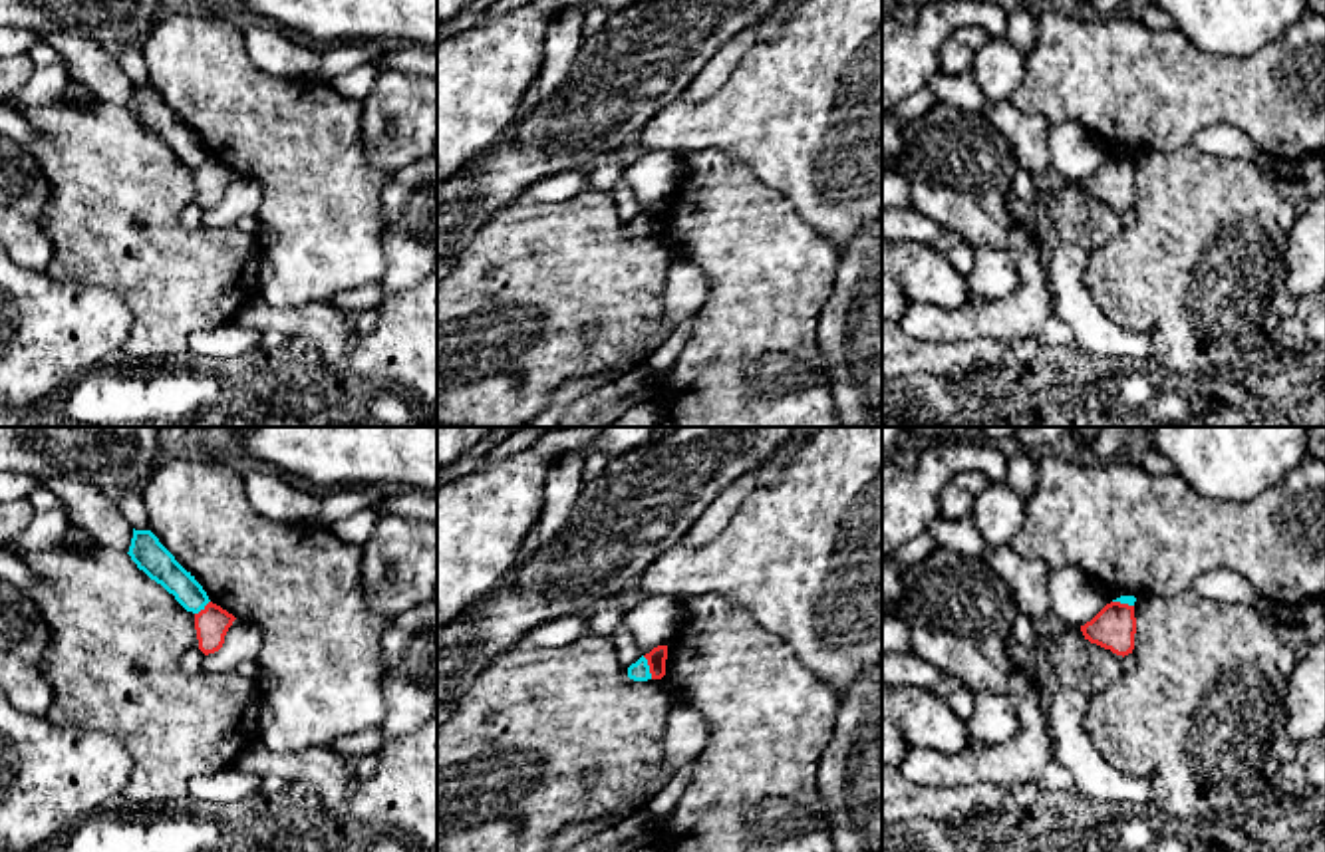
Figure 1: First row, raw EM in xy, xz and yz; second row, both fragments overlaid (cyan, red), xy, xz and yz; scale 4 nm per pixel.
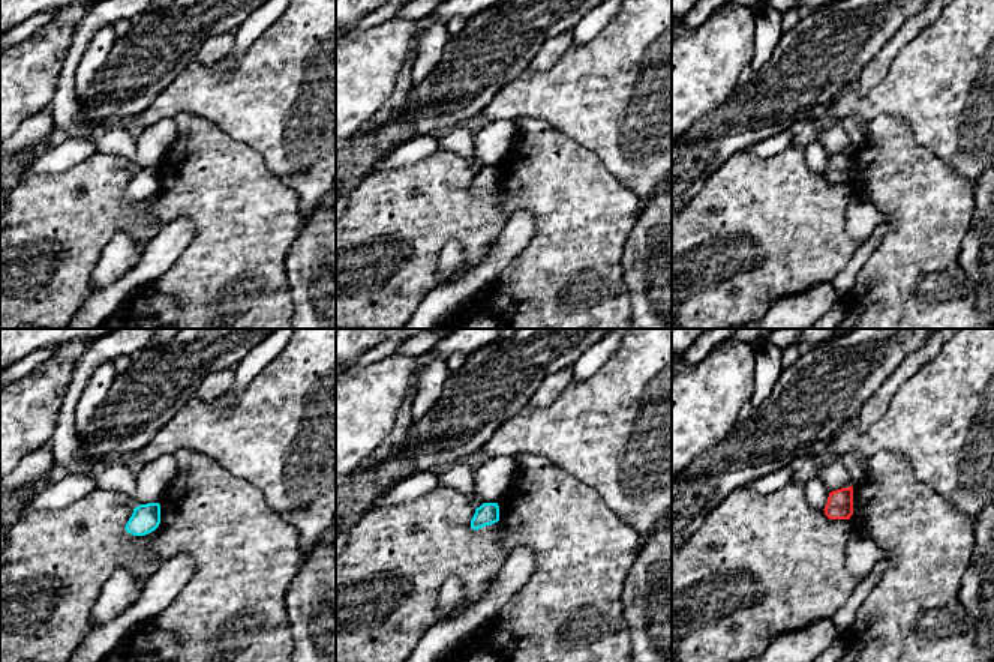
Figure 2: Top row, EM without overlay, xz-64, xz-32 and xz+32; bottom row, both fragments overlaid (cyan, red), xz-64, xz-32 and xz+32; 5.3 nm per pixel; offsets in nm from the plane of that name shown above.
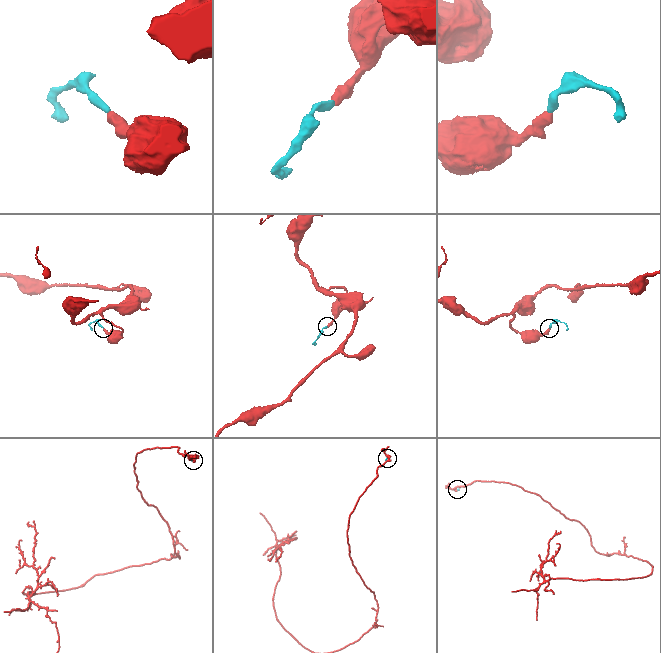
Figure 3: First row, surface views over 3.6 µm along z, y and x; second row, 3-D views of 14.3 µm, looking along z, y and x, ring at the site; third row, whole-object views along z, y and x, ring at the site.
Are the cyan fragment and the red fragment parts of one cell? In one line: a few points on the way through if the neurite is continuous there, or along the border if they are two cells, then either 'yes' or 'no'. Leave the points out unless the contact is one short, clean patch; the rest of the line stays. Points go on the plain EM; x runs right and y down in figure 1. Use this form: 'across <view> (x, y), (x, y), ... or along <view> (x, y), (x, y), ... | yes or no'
along xz (642, 211), (652, 233) | no

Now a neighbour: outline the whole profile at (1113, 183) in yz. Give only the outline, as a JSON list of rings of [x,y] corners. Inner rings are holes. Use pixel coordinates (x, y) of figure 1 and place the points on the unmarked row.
[[[1110,157],[1081,187],[1091,199],[1124,213],[1134,205],[1134,161]]]

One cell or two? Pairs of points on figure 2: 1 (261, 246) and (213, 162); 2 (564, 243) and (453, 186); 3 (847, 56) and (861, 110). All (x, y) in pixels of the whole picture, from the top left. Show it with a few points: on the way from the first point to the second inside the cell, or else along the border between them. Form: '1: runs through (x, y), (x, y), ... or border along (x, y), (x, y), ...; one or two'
1: runs through (245, 225), (245, 215), (240, 207), (219, 183); one
2: border along (498, 185), (502, 192), (501, 212), (507, 218); two
3: border along (855, 81), (844, 87); two

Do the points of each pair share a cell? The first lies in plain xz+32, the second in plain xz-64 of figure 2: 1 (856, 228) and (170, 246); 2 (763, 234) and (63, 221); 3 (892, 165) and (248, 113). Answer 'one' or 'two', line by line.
1: one
2: one
3: two

